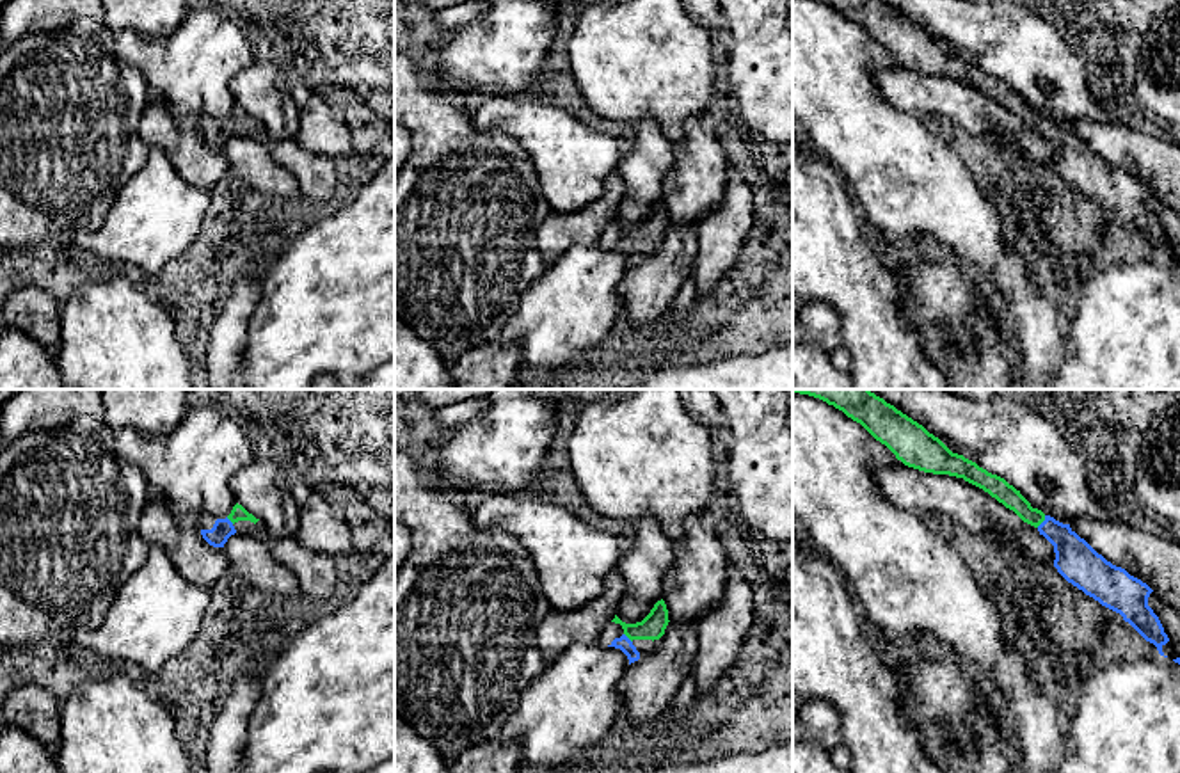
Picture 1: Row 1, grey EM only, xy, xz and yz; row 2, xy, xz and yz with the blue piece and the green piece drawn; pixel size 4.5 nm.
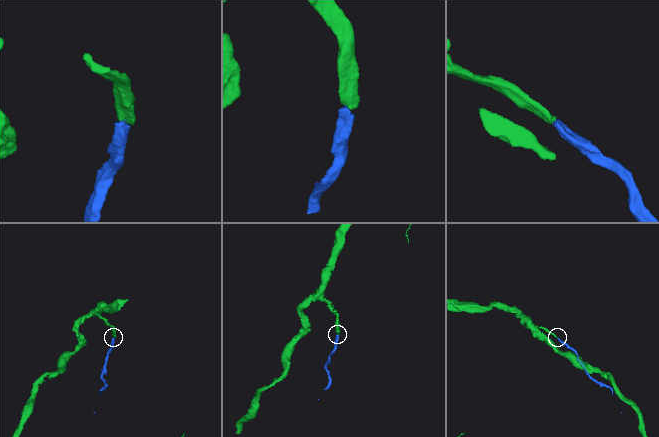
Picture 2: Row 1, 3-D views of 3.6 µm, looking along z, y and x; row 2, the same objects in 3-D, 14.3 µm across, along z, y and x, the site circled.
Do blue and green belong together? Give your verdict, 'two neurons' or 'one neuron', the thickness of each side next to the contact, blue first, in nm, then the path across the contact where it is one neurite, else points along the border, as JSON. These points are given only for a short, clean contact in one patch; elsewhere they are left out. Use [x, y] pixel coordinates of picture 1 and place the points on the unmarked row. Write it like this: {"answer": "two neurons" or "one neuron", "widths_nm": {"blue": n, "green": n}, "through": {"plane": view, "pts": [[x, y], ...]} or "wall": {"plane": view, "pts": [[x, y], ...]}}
{"answer": "one neuron", "widths_nm": {"blue": 190, "green": 90}, "through": {"plane": "yz", "pts": [[1076, 162], [1068, 148], [1044, 123], [1029, 118], [999, 91]]}}

